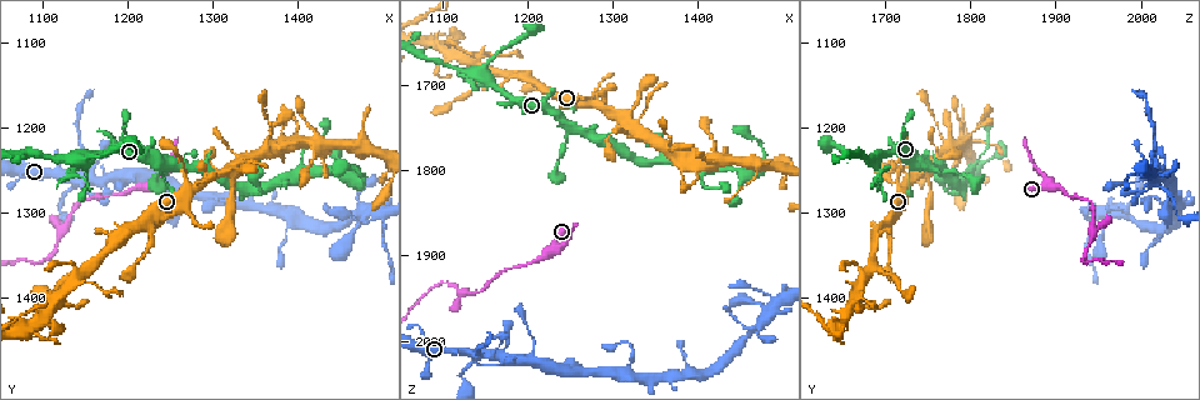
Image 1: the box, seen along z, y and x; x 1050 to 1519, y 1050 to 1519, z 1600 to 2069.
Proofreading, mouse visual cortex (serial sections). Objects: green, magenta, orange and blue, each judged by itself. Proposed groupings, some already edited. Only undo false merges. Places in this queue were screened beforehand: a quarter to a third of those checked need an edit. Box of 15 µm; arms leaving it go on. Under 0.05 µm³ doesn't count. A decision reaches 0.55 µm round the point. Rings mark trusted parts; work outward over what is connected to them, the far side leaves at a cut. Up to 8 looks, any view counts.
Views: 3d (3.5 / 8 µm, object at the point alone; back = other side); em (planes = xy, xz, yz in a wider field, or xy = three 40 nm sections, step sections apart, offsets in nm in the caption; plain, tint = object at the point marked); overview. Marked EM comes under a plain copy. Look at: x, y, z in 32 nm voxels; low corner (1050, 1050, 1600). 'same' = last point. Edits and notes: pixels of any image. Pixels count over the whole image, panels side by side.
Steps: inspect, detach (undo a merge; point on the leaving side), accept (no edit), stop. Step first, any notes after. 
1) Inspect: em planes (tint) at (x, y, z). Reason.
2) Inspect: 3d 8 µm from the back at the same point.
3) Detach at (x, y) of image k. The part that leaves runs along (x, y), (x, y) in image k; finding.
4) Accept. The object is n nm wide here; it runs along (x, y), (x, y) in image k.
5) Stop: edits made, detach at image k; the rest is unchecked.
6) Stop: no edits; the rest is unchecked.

Inspect: 3d 8 µm at (1115, 1340, 1940). Calibre changes.

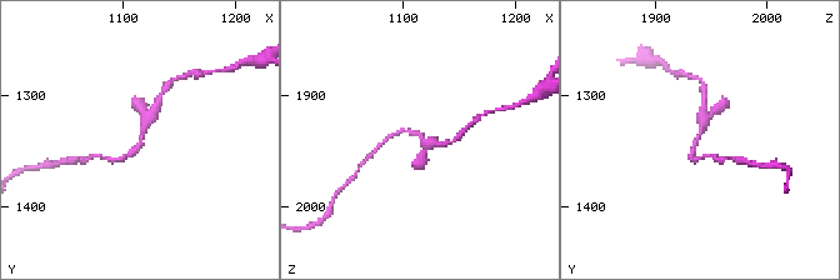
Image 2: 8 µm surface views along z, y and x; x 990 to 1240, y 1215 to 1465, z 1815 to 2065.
Inspect: 3d 3.5 µm at (1116, 1340, 1938). Zoom in.

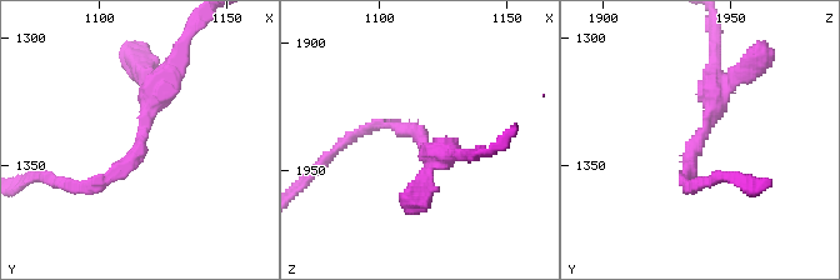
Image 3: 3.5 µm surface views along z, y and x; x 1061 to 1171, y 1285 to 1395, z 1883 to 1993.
Inspect: em xy step 5 (tint) at (1117, 1342, 1936).

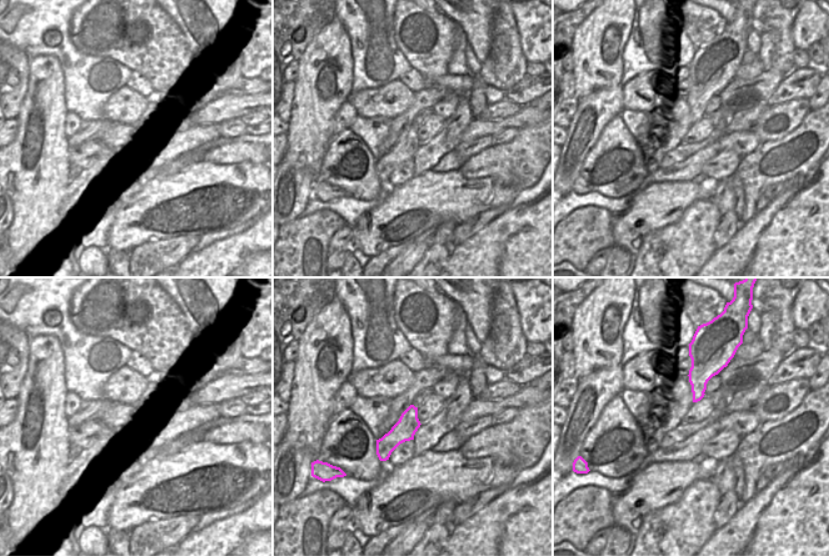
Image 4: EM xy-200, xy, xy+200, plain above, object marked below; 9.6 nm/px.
Accept. The object is 220 nm wide here; it runs along (414, 410), (383, 457) in image 4; one cell here.

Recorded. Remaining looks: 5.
Inspect: 3d 3.5 µm at (1135, 1260, 2015). Abrupt turn.

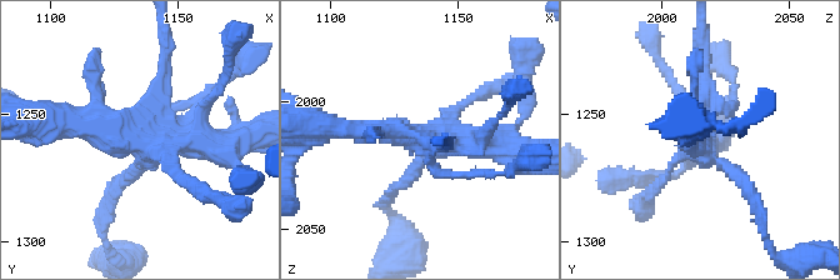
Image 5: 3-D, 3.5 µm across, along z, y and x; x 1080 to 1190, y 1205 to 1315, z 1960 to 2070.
Inspect: em xy step 2 (tint) at (1135, 1260, 2015).

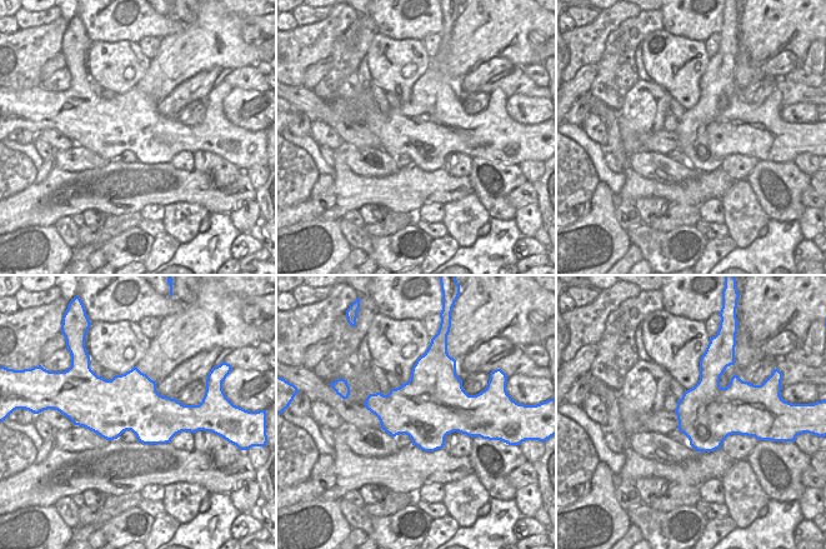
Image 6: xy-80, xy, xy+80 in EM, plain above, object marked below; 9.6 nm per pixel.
Inspect: em xy step 5 (tint) at the same point. Cut it another way.

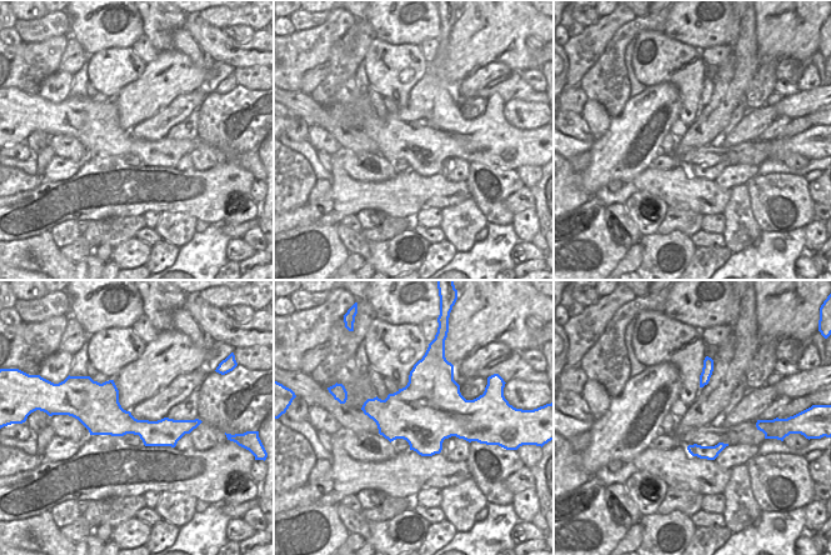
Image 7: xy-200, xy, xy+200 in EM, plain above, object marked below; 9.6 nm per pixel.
Accept. It runs along (58, 123), (224, 141) in image 5; one cell here.

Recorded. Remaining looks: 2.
Inspect: 3d 3.5 µm at (1455, 1255, 1805). Thick turns thin.

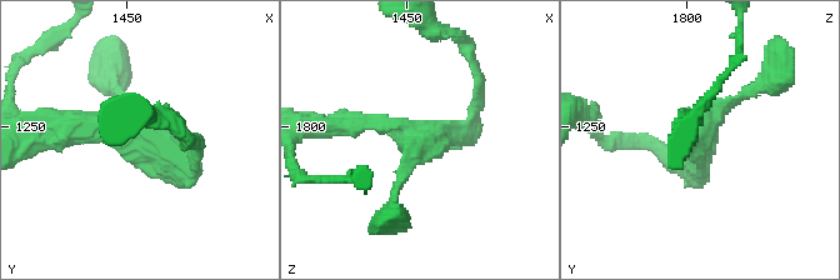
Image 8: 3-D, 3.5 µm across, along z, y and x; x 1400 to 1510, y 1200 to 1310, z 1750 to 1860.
Inspect: em planes (tint) at (1455, 1251, 1804). 3 arms meet here; the arms are 150, 250, 300 nm wide; now the EM.

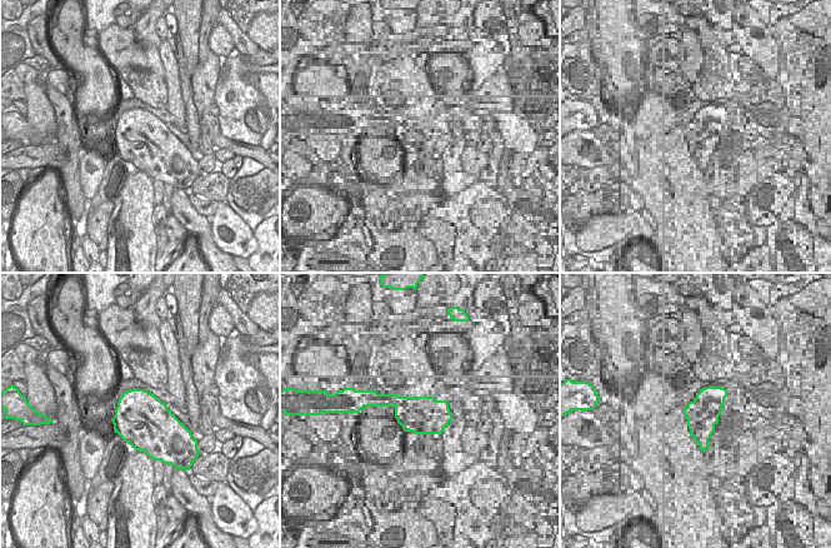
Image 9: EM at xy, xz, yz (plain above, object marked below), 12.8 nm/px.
Accept. It runs along (56, 128), (195, 154) in image 8; one cell here.

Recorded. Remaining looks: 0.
Stop: no edits; the rest is unchecked.

